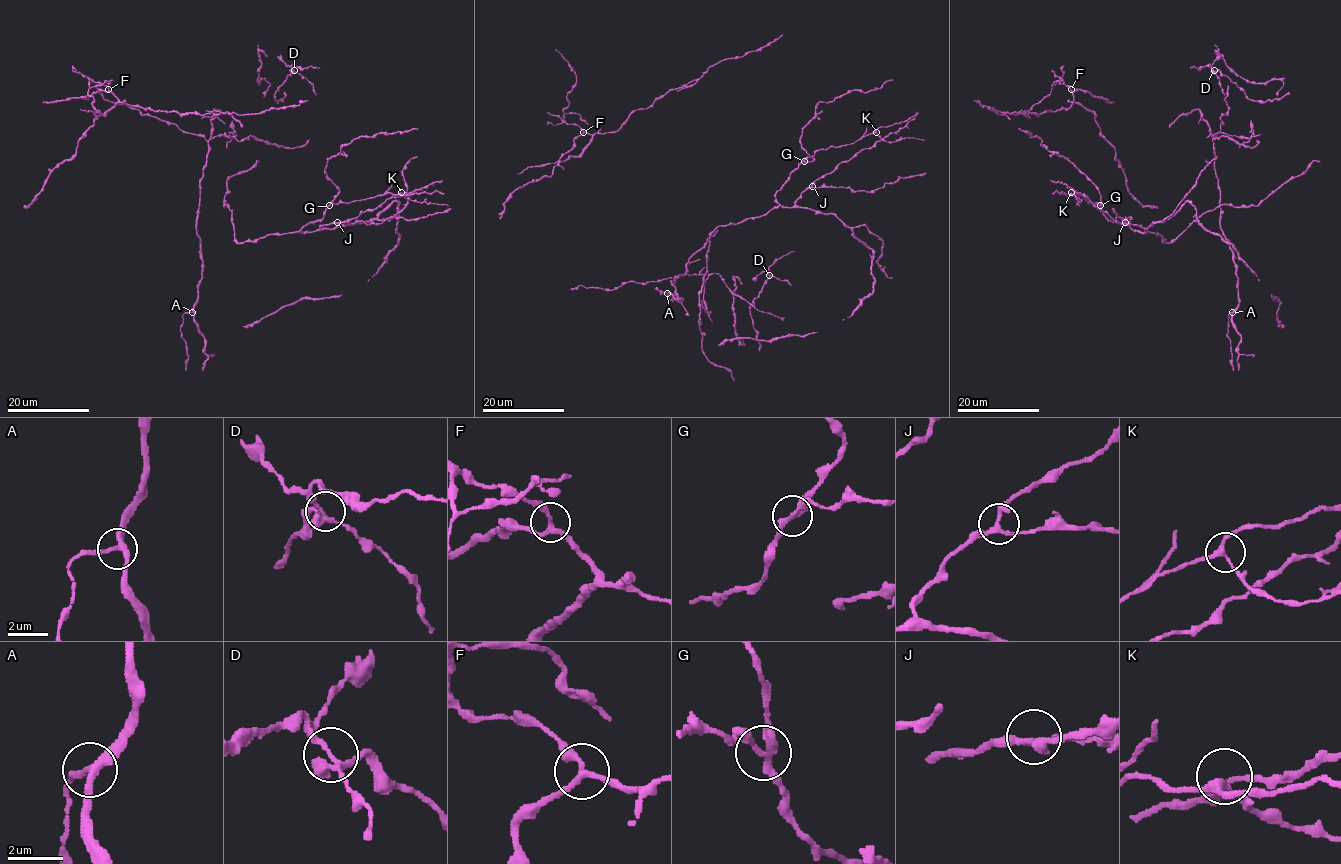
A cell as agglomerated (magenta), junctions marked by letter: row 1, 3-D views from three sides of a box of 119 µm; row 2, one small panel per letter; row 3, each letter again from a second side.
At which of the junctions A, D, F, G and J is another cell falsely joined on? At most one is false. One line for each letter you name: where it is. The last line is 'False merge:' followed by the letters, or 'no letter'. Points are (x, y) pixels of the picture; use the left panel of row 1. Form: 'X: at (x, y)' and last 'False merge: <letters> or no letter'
G: at (329, 205)
False merge: G

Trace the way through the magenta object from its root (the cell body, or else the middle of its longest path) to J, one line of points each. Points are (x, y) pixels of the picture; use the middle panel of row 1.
J: (811, 156), (812, 161), (803, 161), (791, 174), (775, 199), (783, 206), (792, 207), (800, 195), (812, 186)

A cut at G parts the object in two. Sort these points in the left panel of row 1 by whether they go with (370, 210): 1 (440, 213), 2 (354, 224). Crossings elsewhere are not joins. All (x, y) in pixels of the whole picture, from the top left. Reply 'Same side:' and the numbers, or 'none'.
Same side: 1, 2

